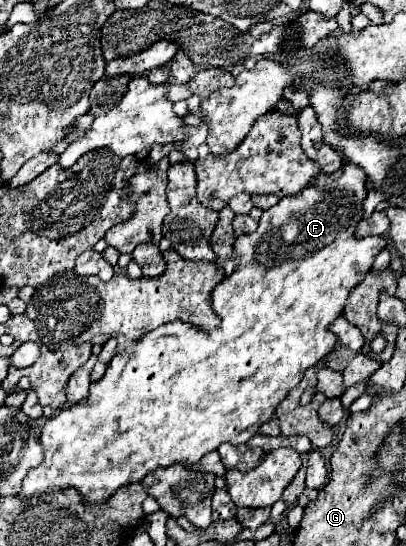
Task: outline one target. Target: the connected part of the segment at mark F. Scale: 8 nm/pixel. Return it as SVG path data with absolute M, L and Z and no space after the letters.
M347 163L343 165L339 171L331 173L331 175L319 175L319 181L315 187L307 187L307 191L299 193L299 195L291 195L291 197L281 197L279 203L267 211L263 211L263 217L259 219L259 227L253 235L241 235L237 237L235 245L233 245L233 251L239 253L237 257L237 269L225 277L211 294L212 308L221 323L213 329L213 331L197 331L197 327L193 325L185 325L181 321L171 321L167 325L161 325L157 327L155 331L149 331L147 335L143 335L139 339L139 343L135 347L129 347L127 351L119 353L113 357L113 361L107 365L107 371L105 375L91 383L91 389L89 389L89 395L85 401L79 401L75 403L73 407L67 407L63 411L59 411L55 417L51 417L45 425L43 425L43 431L41 431L41 445L43 445L43 451L45 451L45 457L41 461L39 467L33 467L23 483L21 483L21 493L17 495L19 499L29 499L33 495L39 495L39 493L47 493L47 491L55 491L55 489L77 489L83 503L87 505L103 505L107 503L107 499L123 485L129 485L129 483L139 483L143 481L143 477L157 469L157 467L167 467L167 465L173 465L173 463L197 463L203 455L207 455L209 451L215 451L219 445L223 443L231 443L231 445L243 445L247 443L257 431L259 427L273 415L275 407L279 405L281 399L285 399L285 395L299 383L299 379L303 377L305 369L317 365L321 361L323 355L327 355L333 347L335 347L335 341L337 337L329 331L329 325L343 313L343 307L345 307L345 301L347 301L347 295L349 291L363 281L363 277L367 275L367 271L373 267L373 259L375 255L385 249L387 241L383 237L363 237L363 239L355 239L353 237L353 229L355 225L361 221L361 203L365 199L365 171L353 163Z

